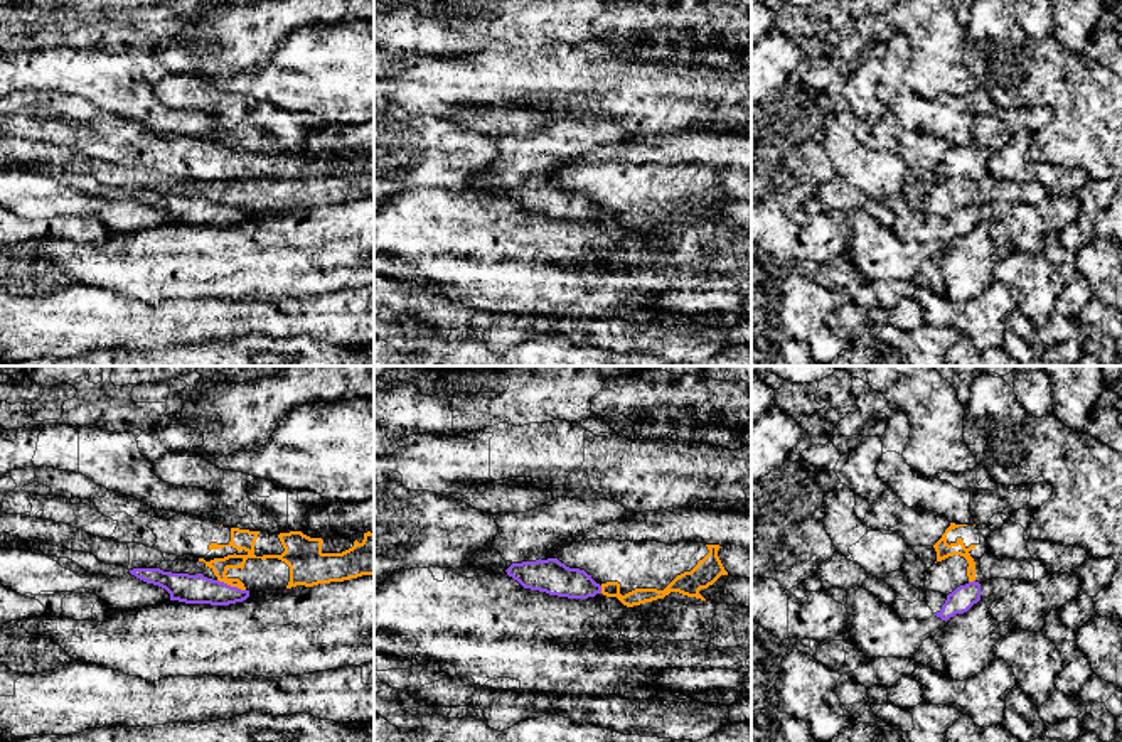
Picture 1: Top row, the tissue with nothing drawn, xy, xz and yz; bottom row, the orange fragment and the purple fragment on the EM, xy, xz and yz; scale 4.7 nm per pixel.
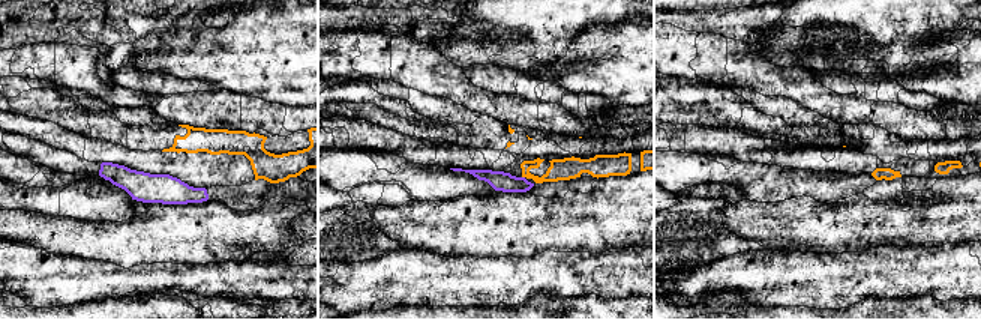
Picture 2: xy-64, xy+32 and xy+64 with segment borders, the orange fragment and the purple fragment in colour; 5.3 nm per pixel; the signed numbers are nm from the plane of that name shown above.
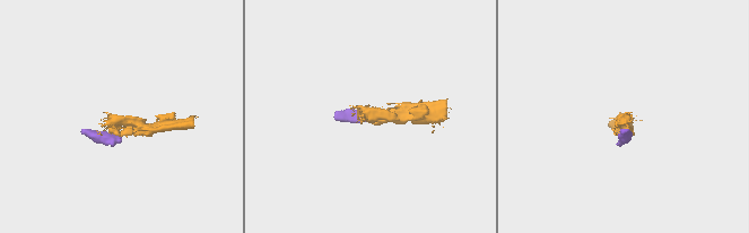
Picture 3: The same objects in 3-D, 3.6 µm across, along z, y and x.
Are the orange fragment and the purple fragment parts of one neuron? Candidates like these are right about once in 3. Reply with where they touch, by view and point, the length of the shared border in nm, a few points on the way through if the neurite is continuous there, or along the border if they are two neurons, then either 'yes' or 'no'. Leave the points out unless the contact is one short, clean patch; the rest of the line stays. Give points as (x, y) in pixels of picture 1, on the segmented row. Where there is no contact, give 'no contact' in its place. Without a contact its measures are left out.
contact xy (231, 586); length 150 nm; border xy (218, 579), (245, 591); no

